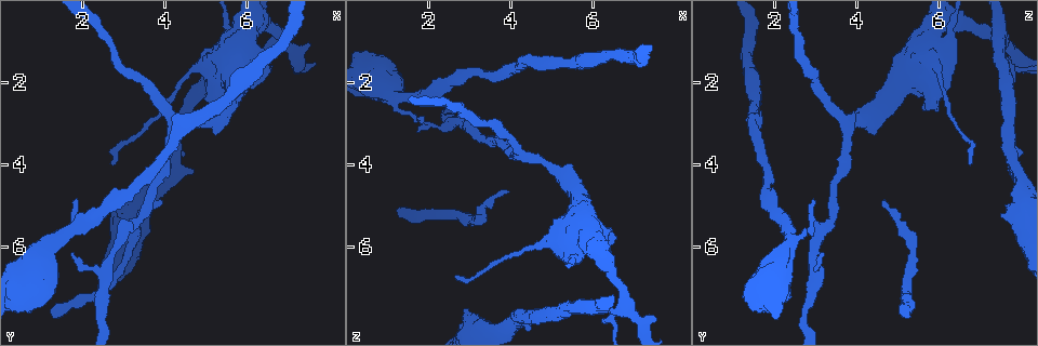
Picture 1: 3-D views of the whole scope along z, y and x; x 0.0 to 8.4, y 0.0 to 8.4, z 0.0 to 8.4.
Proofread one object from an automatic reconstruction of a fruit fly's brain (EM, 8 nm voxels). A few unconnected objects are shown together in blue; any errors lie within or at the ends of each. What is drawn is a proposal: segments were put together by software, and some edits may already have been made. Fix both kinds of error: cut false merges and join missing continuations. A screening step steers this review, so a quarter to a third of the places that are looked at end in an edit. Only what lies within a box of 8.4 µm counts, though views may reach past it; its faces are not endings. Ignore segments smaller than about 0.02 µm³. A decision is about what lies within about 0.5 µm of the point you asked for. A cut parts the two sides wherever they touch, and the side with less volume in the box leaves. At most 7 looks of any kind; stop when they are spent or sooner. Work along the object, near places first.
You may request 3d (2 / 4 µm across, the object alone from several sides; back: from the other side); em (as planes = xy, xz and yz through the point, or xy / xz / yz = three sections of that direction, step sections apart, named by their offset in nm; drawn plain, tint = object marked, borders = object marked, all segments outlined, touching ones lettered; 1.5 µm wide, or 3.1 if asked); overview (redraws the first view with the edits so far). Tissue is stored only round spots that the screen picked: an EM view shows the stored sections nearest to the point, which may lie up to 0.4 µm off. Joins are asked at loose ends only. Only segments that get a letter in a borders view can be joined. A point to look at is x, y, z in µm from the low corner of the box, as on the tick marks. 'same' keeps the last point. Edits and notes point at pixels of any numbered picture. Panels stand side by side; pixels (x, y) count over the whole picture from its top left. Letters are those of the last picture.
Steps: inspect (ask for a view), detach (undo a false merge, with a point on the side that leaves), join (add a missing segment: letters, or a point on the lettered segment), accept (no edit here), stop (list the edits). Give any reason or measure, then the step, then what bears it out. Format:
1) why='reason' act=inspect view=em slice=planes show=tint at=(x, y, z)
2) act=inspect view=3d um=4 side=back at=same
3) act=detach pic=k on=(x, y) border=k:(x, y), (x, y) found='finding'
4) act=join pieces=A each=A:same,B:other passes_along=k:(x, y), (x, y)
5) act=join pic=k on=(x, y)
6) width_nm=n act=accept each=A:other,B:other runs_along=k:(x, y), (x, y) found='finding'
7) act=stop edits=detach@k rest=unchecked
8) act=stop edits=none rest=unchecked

why='an open end' act=inspect view=em slice=xy step=4 show=tint at=(1.85, 4.85, 2.90)

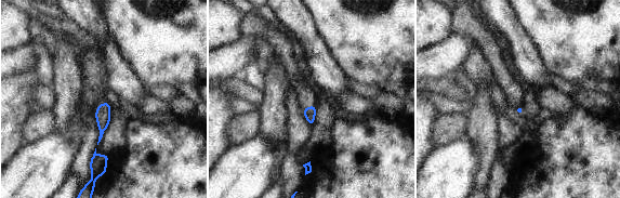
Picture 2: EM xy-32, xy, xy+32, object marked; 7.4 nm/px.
why='another direction' act=inspect view=em slice=planes show=borders at=same

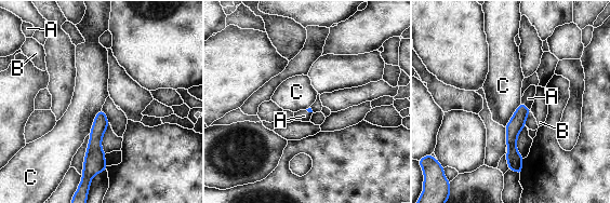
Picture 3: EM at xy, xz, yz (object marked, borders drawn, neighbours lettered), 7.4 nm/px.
act=join pieces=A each=A:same,B:other,C:other passes_along=3:(517, 122), (526, 106), (528, 98) found='it goes on there'

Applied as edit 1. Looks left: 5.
act=inspect view=overview

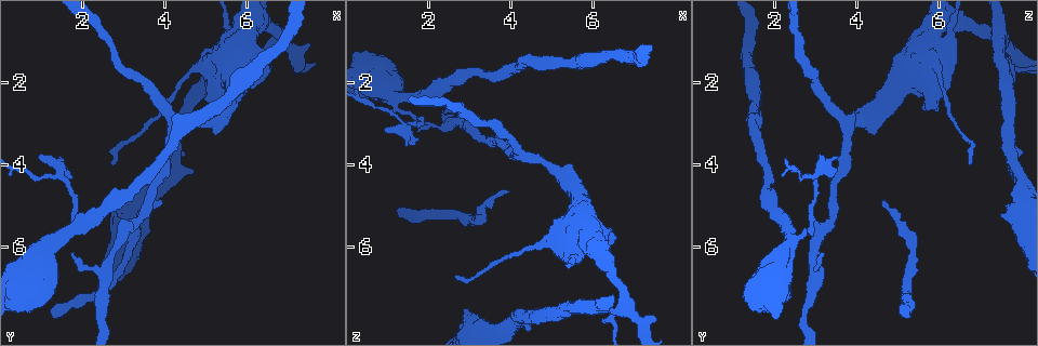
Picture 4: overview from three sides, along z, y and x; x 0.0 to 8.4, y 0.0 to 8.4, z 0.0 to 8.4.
why='long arm stops here' act=inspect view=3d um=2 at=(2.75, 3.90, 6.85)

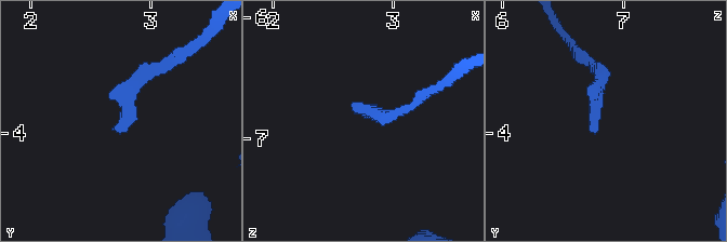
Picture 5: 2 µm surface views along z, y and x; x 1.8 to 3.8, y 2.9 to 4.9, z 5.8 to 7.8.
act=inspect view=em slice=planes show=borders at=(2.72, 3.98, 6.80)

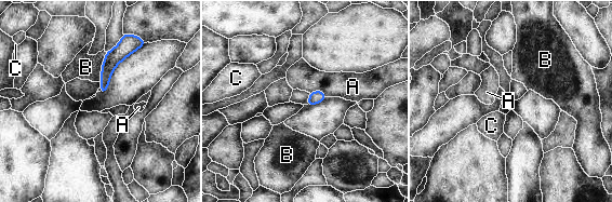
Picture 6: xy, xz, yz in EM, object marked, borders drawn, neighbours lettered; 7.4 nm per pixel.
act=accept each=A:other,B:other,C:other runs_along=6:(127, 52), (107, 67), (103, 90) found='no lettered segment goes on from it'

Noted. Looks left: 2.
why='an open end' act=inspect view=em slice=yz step=8 show=tint at=(4.00, 4.90, 4.65)

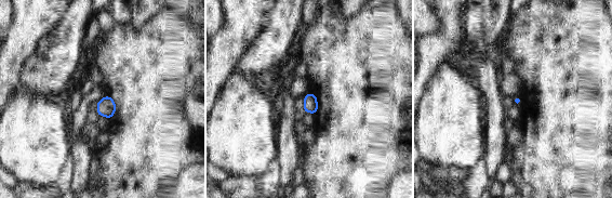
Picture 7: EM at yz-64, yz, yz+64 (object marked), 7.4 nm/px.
act=inspect view=em slice=planes show=borders at=same

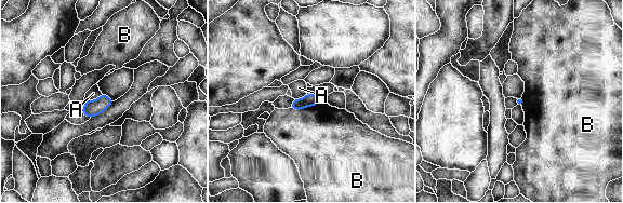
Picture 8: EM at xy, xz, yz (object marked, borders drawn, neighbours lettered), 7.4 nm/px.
act=accept each=A:other,B:other border=8:(320, 100), (300, 109), (290, 108) found='none of them fits'

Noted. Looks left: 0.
act=stop edits=join@3 rest=unchecked

